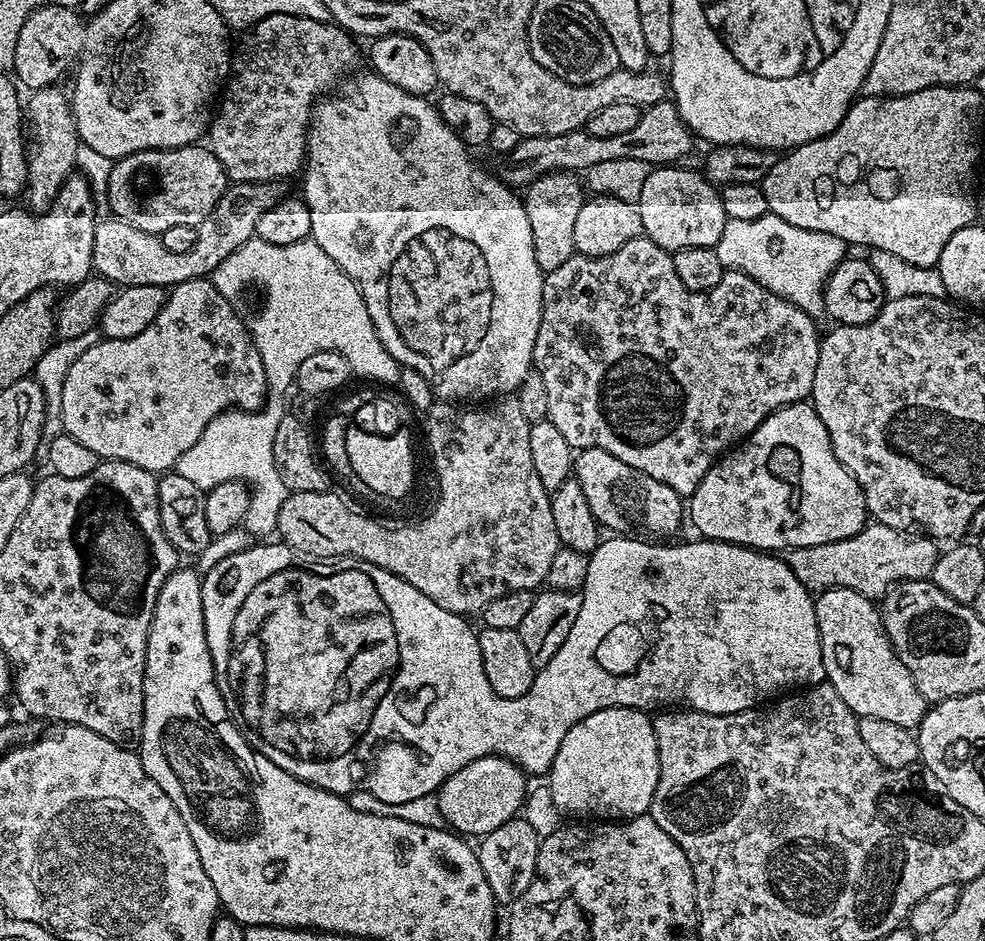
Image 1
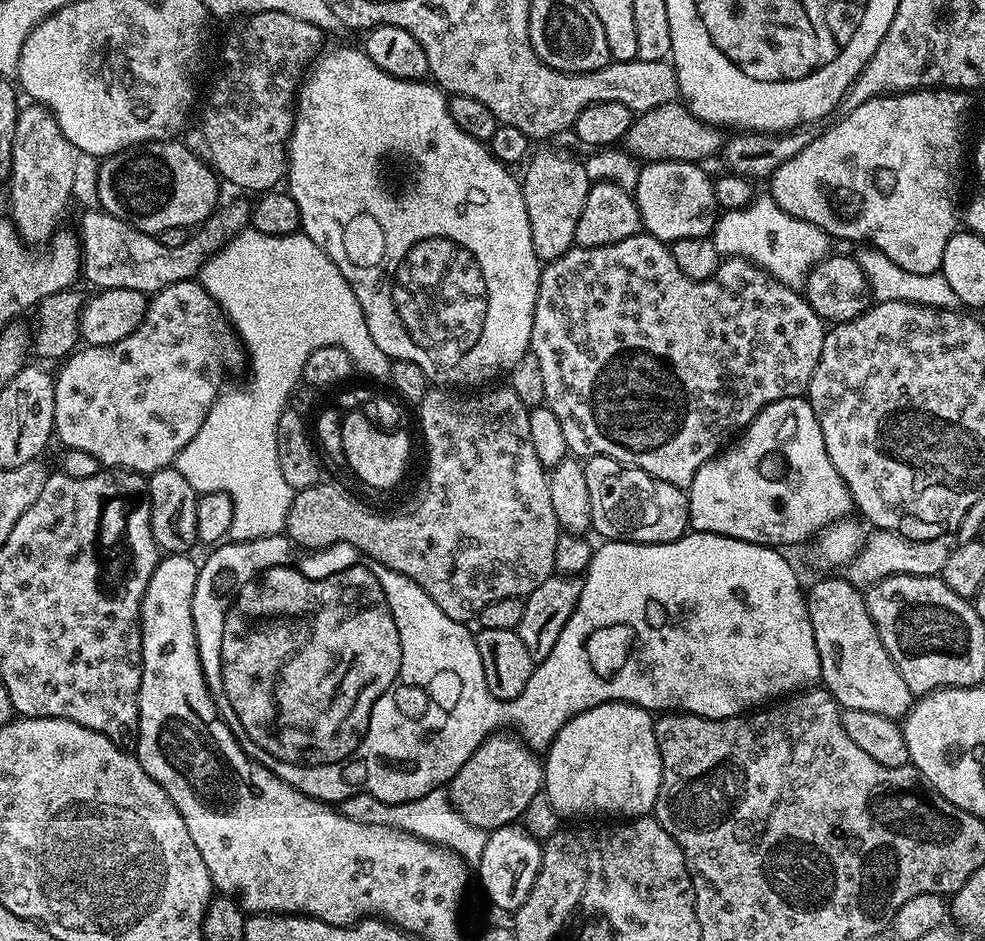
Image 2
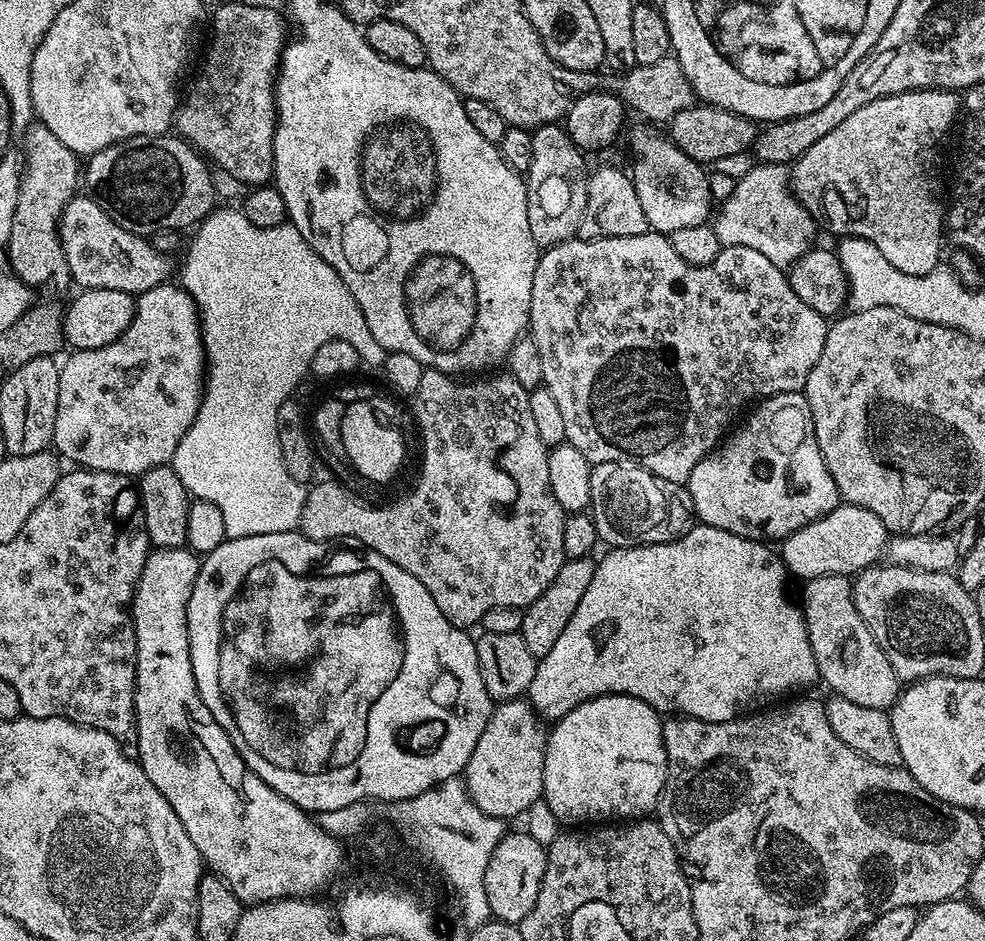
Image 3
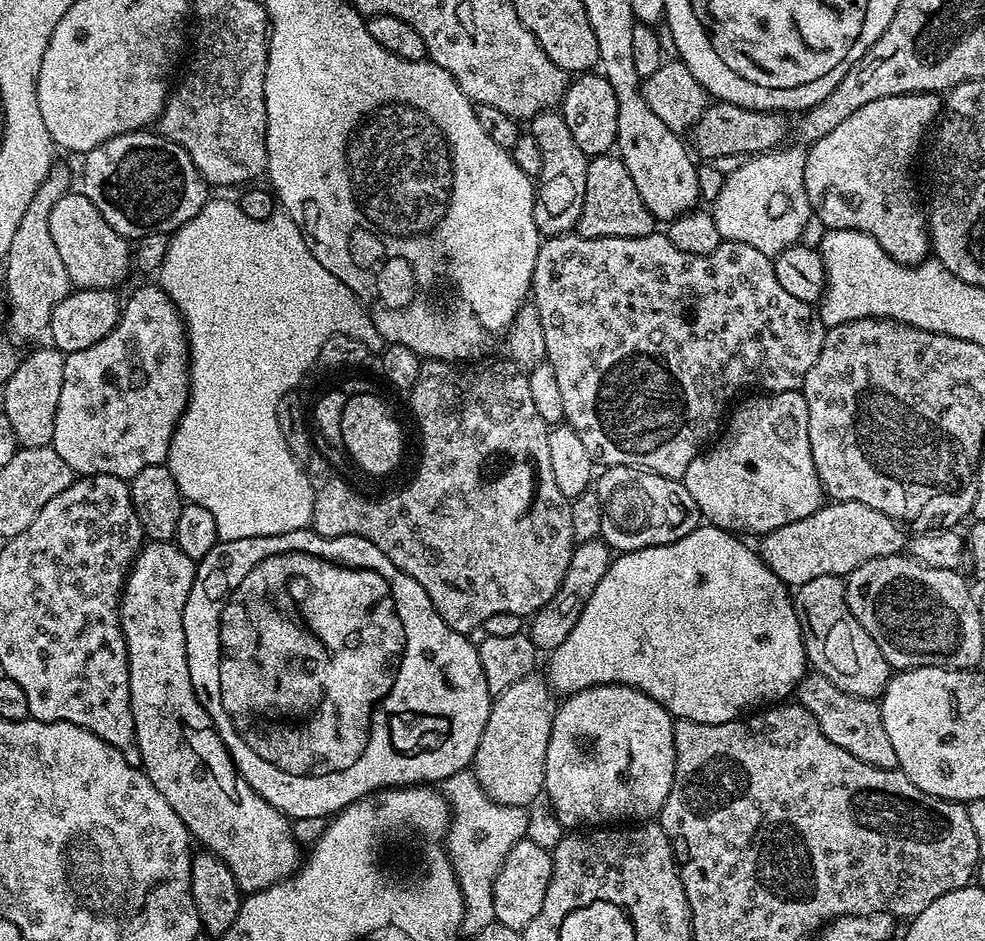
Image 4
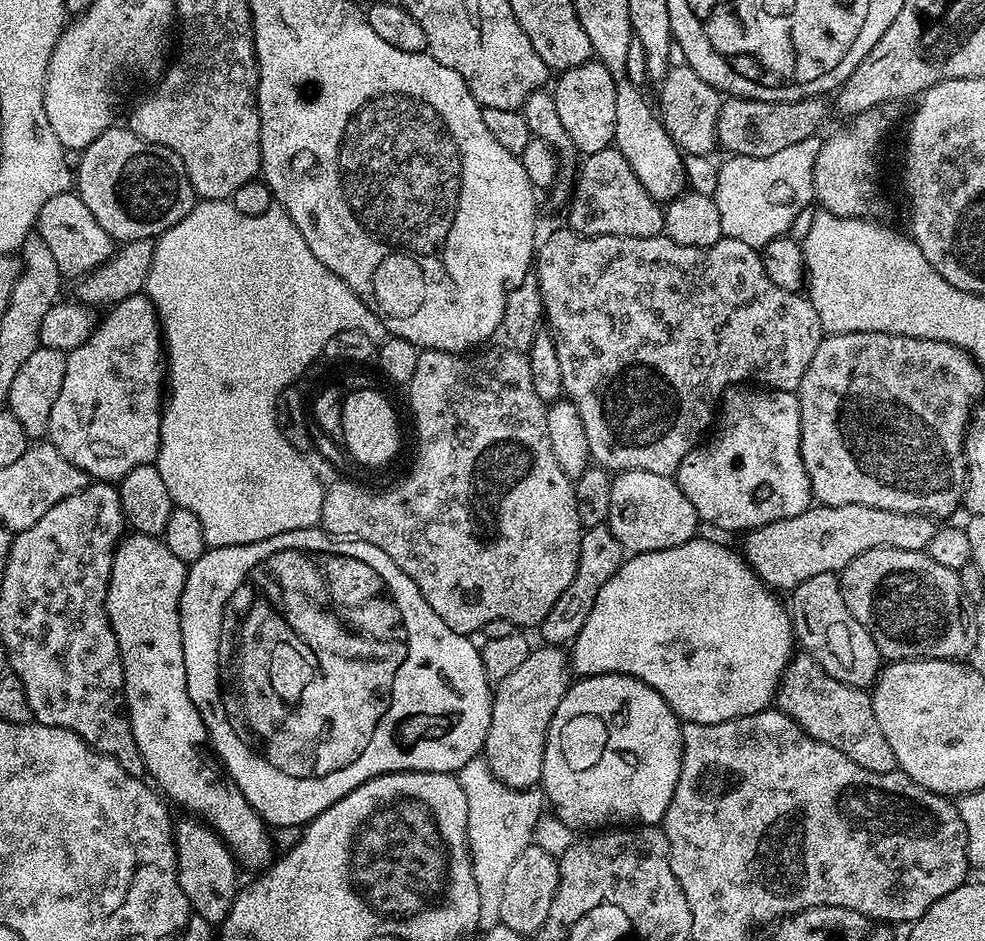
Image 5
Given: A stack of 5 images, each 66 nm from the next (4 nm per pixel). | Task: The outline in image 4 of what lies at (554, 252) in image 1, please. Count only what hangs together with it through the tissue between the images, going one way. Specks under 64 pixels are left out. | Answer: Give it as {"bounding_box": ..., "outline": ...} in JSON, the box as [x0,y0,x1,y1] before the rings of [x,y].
{"bounding_box":[530,110,589,237],"outline":[[[545,110],[533,116],[530,134],[538,142],[542,154],[542,170],[535,181],[536,201],[534,202],[534,222],[541,237],[562,236],[575,229],[582,214],[582,198],[586,198],[586,170],[589,156],[574,143],[570,129],[563,116],[556,110]]]}

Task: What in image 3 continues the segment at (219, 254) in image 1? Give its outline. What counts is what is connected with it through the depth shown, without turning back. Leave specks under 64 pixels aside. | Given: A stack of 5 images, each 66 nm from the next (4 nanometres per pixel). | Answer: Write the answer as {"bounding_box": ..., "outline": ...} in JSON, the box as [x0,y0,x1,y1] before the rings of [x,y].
{"bounding_box":[60,195,173,294],"outline":[[[73,195],[72,201],[62,210],[60,215],[60,245],[68,263],[68,274],[73,285],[81,289],[97,288],[98,290],[122,290],[139,294],[146,290],[154,290],[154,286],[167,284],[173,279],[173,257],[167,252],[154,250],[151,239],[134,234],[122,226],[91,195]]]}

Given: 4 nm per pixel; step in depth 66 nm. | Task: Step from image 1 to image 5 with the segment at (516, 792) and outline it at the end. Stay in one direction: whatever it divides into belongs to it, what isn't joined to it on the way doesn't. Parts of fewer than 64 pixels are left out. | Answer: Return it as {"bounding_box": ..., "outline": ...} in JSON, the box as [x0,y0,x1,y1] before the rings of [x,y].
{"bounding_box":[483,646,570,788],"outline":[[[539,646],[529,651],[526,662],[495,685],[483,759],[501,782],[511,788],[536,788],[540,784],[548,727],[558,702],[570,687],[570,656],[560,646]]]}

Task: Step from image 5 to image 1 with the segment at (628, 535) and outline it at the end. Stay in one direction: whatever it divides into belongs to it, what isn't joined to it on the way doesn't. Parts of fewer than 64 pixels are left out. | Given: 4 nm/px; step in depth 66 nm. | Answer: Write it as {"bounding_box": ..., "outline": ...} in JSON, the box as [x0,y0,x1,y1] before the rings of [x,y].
{"bounding_box":[574,448,685,532],"outline":[[[597,448],[579,449],[574,456],[574,479],[582,486],[582,494],[586,494],[586,502],[590,502],[590,510],[594,514],[597,524],[603,526],[605,529],[632,530],[628,528],[645,528],[648,532],[672,532],[679,526],[680,519],[685,519],[685,501],[674,490],[670,490],[670,486],[666,486],[666,482],[658,482],[658,478],[650,478],[650,474],[646,474],[642,470],[634,470],[634,466],[626,466],[626,462],[622,462],[622,458],[614,458],[614,454],[606,454],[606,450],[598,450]]]}

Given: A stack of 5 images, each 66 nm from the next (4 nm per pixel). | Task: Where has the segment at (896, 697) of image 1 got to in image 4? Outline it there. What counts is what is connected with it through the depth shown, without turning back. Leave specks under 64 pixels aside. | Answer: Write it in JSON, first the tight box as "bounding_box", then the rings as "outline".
{"bounding_box":[794,576,890,700],"outline":[[[823,576],[810,578],[810,582],[795,589],[794,603],[804,630],[804,650],[808,654],[809,665],[830,678],[838,690],[876,700],[884,695],[890,669],[874,638],[870,638],[870,634],[866,634],[866,630],[862,630],[860,623],[850,614],[844,585],[845,581],[839,576]]]}

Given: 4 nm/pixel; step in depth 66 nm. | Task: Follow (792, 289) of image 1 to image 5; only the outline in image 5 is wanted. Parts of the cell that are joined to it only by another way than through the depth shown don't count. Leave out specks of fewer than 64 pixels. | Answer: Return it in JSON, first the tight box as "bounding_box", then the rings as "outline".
{"bounding_box":[714,135,821,250],"outline":[[[815,135],[806,138],[806,142],[786,146],[779,154],[770,154],[770,158],[729,155],[728,161],[720,164],[718,190],[714,197],[722,217],[724,236],[762,250],[771,240],[791,233],[792,223],[815,197],[814,162],[821,143],[821,137]]]}

